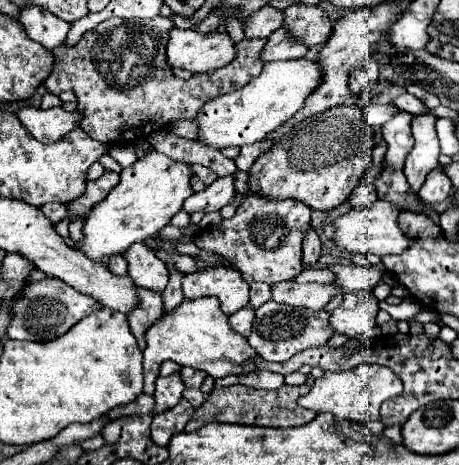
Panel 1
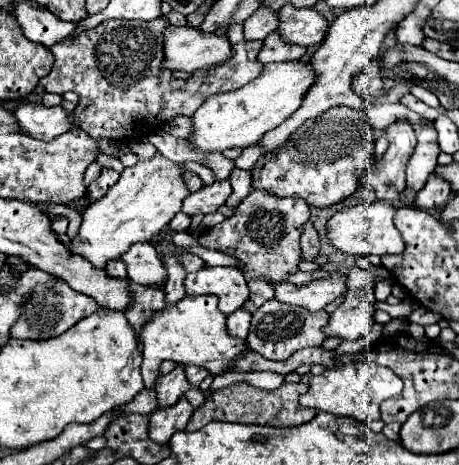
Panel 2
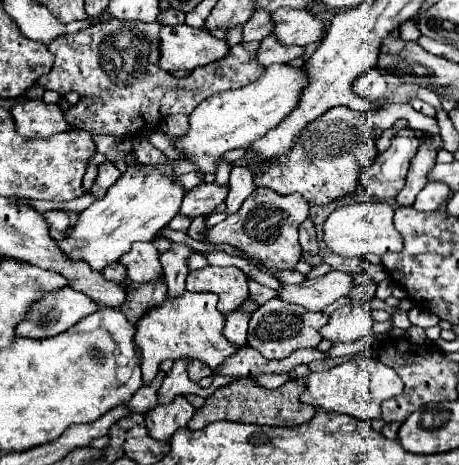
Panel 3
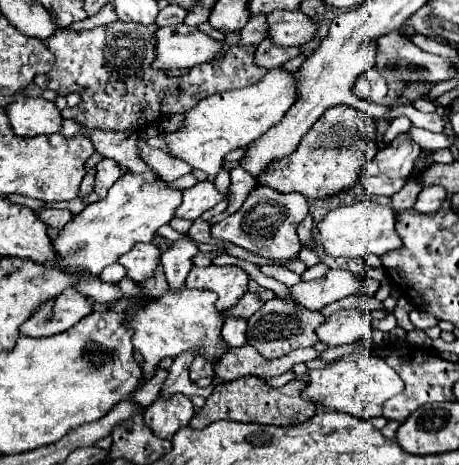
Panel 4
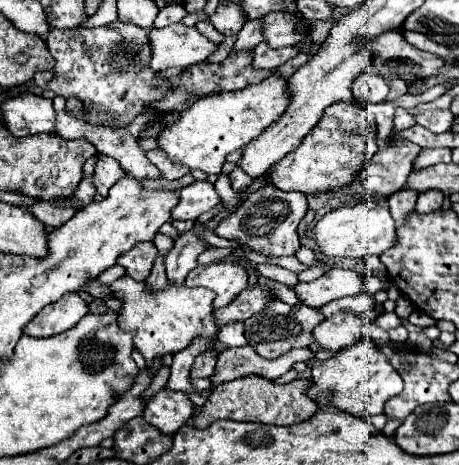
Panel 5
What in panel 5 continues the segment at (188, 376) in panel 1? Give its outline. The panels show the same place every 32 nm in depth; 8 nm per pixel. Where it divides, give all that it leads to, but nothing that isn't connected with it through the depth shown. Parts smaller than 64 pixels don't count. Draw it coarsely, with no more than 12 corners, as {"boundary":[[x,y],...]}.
{"boundary":[[216,352],[198,354],[190,378],[210,378],[216,366]]}

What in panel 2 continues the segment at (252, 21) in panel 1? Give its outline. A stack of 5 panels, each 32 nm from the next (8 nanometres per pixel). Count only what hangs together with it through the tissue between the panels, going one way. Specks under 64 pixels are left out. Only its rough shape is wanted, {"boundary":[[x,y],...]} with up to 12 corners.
{"boundary":[[262,6],[244,22],[246,40],[278,28],[278,12]]}

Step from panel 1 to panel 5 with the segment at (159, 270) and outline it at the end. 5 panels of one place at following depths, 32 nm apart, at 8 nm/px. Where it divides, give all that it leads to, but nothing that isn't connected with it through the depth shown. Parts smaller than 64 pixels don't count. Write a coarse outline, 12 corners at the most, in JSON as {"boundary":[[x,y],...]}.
{"boundary":[[152,242],[136,244],[118,264],[142,282],[158,256]]}

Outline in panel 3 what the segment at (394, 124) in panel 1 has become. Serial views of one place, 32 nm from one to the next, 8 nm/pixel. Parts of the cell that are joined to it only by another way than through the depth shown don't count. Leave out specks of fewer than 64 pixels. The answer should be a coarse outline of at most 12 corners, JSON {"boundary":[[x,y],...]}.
{"boundary":[[412,128],[394,134],[386,152],[360,182],[376,198],[392,200],[404,188],[418,138]]}

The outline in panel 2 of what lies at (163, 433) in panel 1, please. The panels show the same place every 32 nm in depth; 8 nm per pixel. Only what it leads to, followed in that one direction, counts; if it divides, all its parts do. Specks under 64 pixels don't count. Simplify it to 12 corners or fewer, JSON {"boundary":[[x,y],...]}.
{"boundary":[[186,398],[150,414],[150,438],[168,444],[194,408]]}

